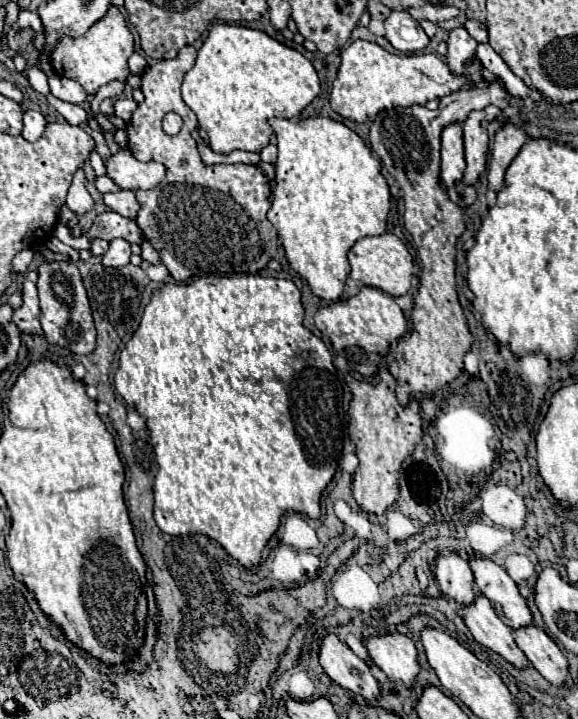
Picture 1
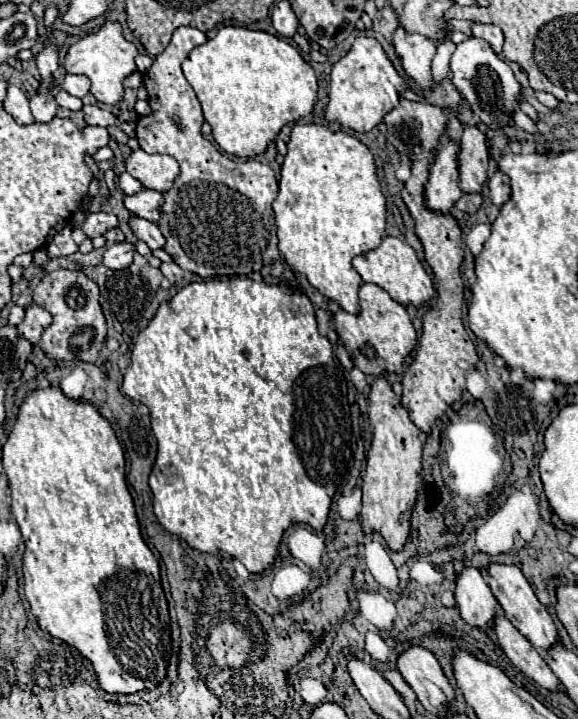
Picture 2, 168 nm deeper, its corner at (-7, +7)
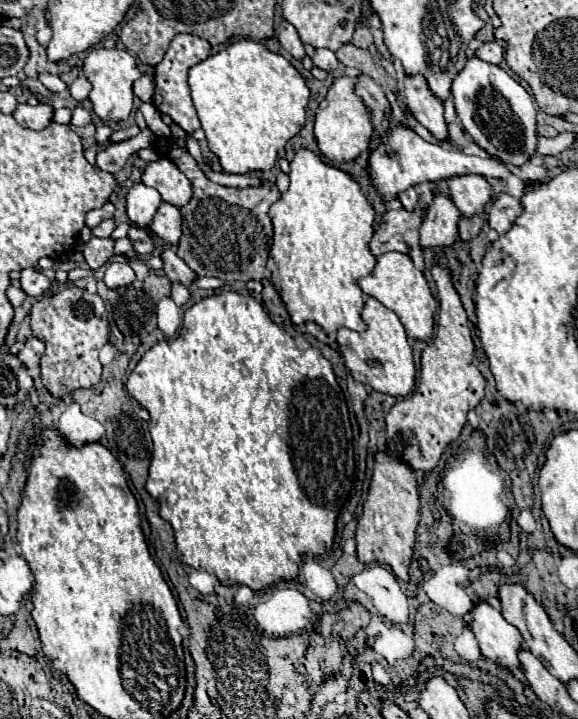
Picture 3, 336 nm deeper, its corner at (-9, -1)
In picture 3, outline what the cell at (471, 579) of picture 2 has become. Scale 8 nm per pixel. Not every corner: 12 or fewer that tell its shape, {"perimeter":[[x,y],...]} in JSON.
{"perimeter":[[489,602],[471,610],[481,654],[517,666],[519,630]]}

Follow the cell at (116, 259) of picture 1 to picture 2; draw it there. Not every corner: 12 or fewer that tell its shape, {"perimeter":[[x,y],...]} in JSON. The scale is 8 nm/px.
{"perimeter":[[113,244],[103,254],[111,270],[127,268],[133,262],[133,244]]}

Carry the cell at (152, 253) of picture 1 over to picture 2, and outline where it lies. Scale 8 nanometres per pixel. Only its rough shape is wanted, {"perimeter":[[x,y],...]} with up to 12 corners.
{"perimeter":[[175,262],[161,264],[161,272],[171,284],[183,280],[183,270]]}

